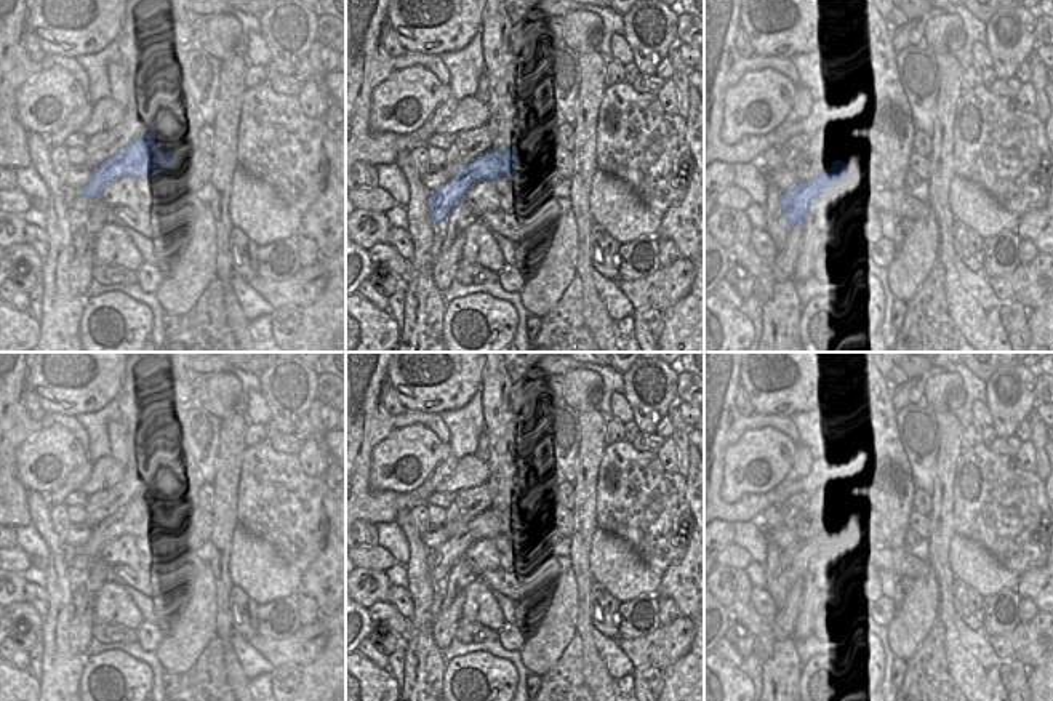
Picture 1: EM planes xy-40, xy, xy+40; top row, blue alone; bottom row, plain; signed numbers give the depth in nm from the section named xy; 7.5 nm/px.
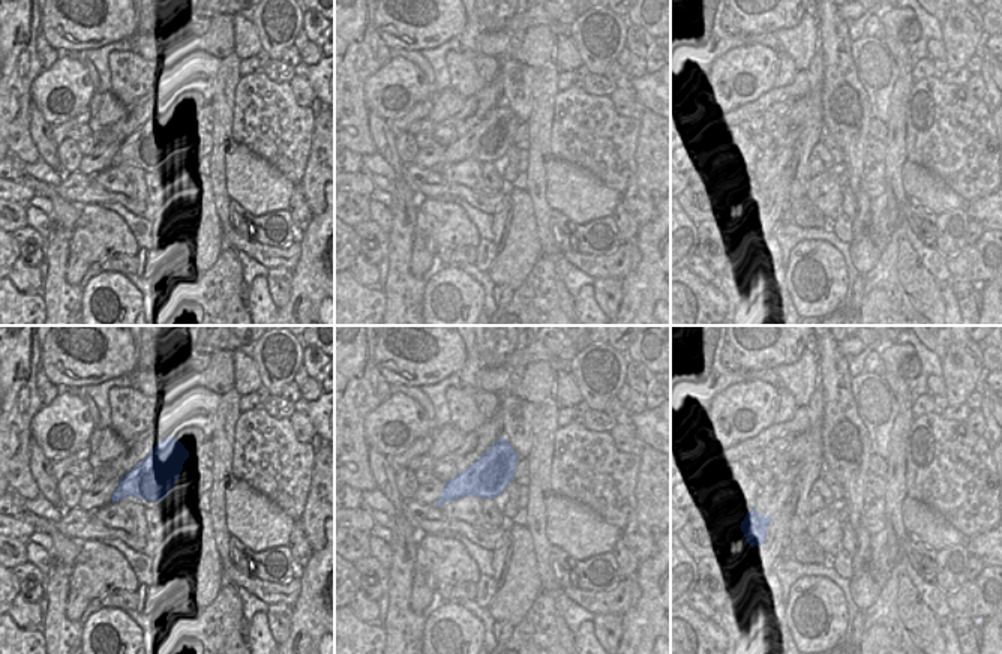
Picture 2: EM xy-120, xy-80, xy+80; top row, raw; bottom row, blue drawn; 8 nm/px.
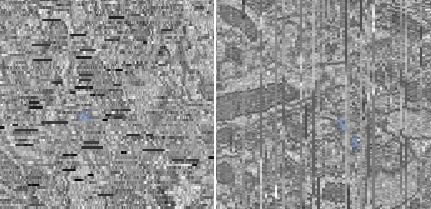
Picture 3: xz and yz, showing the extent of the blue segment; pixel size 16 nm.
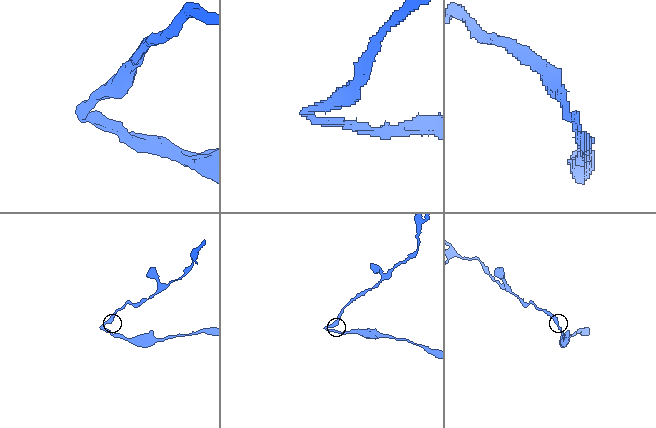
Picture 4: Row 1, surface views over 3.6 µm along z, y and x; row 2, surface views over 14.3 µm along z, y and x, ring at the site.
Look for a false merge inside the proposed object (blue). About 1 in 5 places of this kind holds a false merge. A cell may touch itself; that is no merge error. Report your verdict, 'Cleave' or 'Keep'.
Cleave.

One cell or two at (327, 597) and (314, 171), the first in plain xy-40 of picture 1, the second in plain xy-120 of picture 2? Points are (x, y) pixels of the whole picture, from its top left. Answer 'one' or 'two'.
one

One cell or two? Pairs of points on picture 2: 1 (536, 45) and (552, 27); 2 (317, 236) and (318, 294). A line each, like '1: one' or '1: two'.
1: one
2: one

